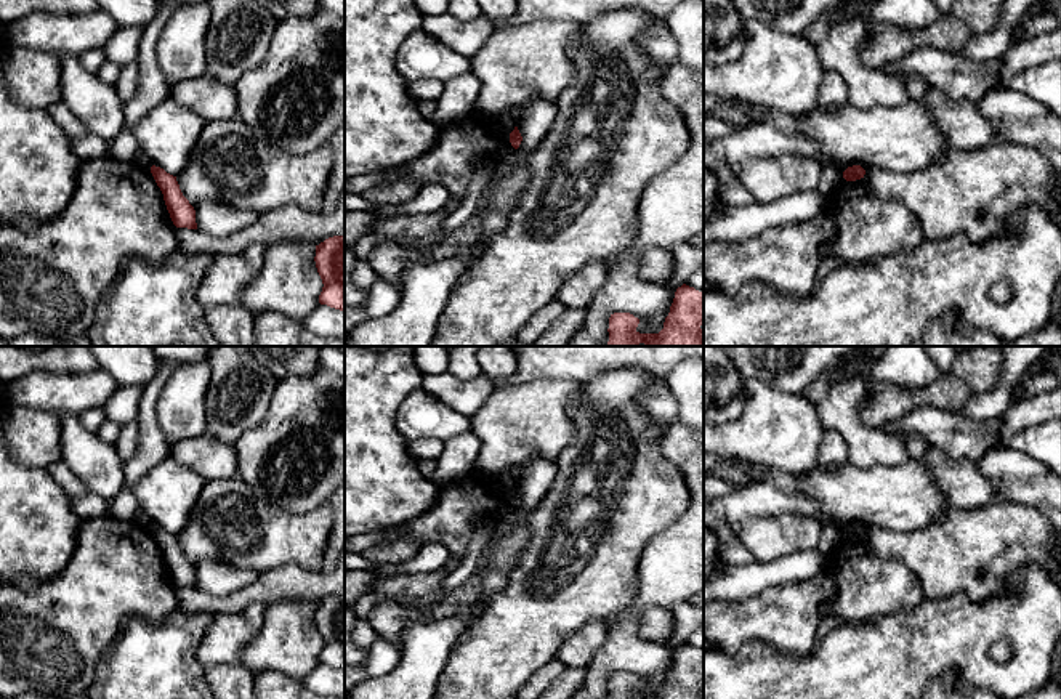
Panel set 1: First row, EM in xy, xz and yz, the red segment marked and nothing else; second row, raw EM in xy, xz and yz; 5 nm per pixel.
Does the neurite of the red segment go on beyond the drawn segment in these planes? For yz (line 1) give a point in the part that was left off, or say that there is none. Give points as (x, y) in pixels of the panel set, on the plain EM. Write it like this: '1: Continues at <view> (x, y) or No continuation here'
1: No continuation here

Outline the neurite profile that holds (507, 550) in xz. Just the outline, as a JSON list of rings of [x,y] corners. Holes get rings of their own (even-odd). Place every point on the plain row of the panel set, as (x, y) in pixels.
[[[518,524],[494,542],[487,566],[481,574],[481,587],[486,596],[498,593],[508,585],[511,568],[527,548],[529,539],[529,527]]]

